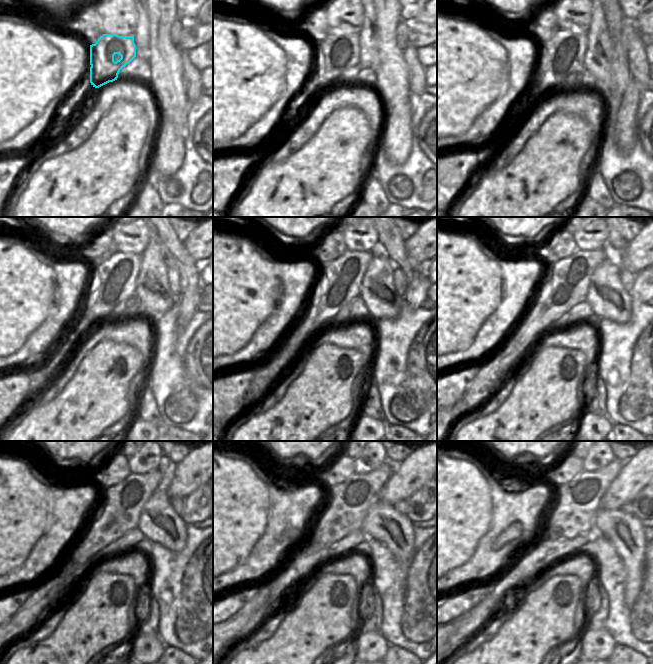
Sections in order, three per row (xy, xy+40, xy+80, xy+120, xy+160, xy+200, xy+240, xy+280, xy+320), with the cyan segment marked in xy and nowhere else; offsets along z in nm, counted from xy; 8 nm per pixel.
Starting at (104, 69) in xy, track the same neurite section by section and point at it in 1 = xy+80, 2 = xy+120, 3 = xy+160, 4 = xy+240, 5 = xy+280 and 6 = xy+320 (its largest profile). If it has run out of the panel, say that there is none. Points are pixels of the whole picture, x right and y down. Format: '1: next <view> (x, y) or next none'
1: next xy+80 (551, 73)
2: next xy+120 (103, 297)
3: next xy+160 (339, 282)
4: next xy+240 (122, 504)
5: next xy+280 (348, 503)
6: next xy+320 (577, 502)

